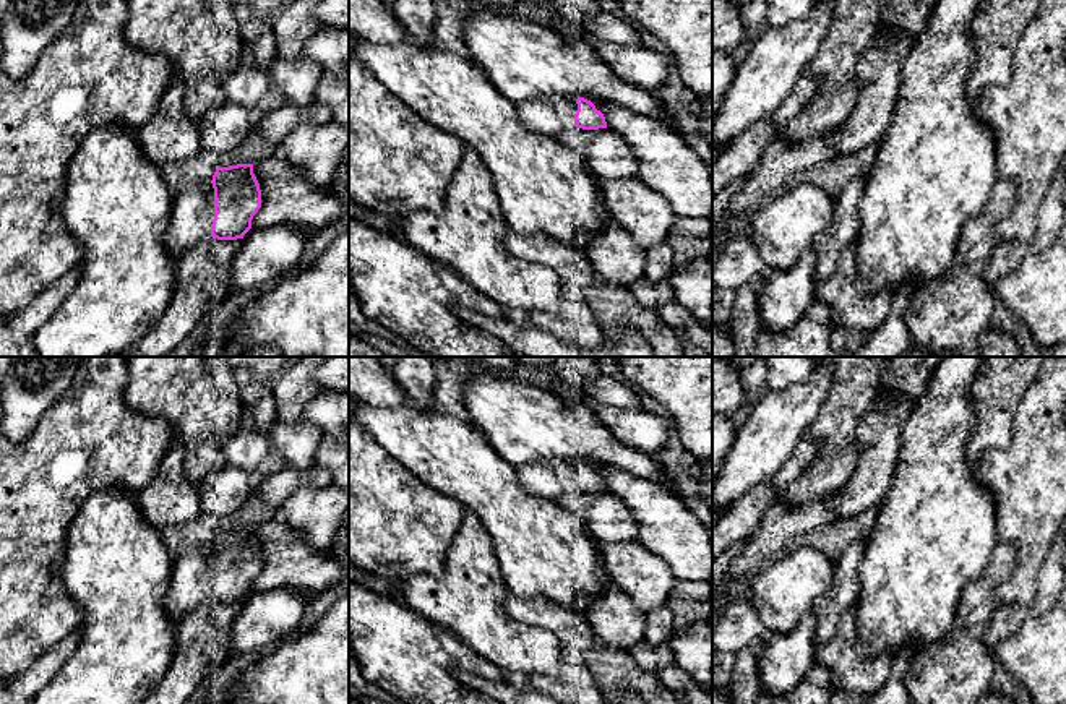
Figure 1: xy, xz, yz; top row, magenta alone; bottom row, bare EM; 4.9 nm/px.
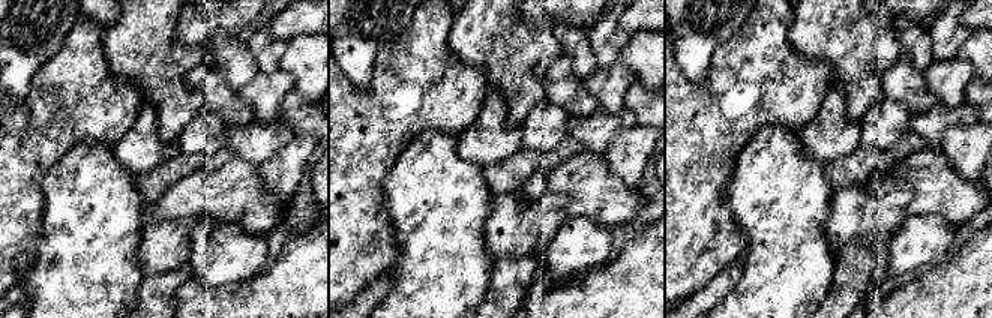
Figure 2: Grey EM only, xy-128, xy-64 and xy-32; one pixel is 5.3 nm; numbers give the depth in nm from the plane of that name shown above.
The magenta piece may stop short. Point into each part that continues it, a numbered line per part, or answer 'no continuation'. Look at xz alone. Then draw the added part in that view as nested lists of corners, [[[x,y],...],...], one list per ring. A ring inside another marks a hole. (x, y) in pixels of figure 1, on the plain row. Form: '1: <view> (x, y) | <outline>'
1: xz (547, 479) | [[[540,461],[516,467],[522,487],[550,501],[560,501],[565,493],[574,492],[576,462]]]

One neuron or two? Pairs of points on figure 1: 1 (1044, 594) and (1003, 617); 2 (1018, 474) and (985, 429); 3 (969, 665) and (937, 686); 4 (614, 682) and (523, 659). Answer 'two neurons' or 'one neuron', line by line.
1: one neuron
2: two neurons
3: one neuron
4: two neurons

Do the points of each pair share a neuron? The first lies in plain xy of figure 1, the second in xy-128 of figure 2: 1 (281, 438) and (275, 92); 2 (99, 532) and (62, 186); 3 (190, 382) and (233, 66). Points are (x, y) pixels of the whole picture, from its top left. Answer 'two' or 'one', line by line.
1: one
2: one
3: two

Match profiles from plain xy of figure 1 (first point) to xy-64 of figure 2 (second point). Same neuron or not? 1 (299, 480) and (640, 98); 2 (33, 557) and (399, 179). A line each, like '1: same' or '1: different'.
1: different
2: different

